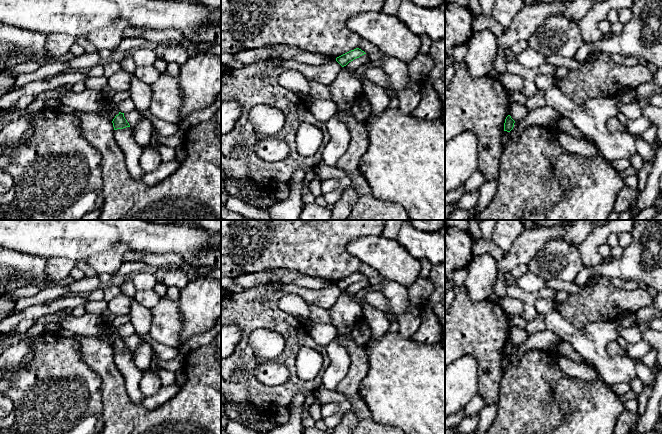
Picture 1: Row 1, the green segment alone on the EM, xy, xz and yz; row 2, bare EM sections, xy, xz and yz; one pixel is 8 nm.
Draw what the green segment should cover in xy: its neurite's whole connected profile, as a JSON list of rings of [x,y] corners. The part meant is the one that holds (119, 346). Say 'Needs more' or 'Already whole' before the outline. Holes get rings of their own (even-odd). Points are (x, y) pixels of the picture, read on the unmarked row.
Already whole. [[[119,336],[112,345],[114,354],[130,351],[129,347],[124,341],[124,337]]]

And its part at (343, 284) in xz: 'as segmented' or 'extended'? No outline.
as segmented

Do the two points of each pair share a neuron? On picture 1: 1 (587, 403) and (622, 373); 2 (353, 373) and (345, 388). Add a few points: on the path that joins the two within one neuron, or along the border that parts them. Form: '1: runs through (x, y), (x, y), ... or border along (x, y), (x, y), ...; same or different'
1: border along (602, 378), (609, 384); different
2: runs through (353, 377), (349, 384); same

